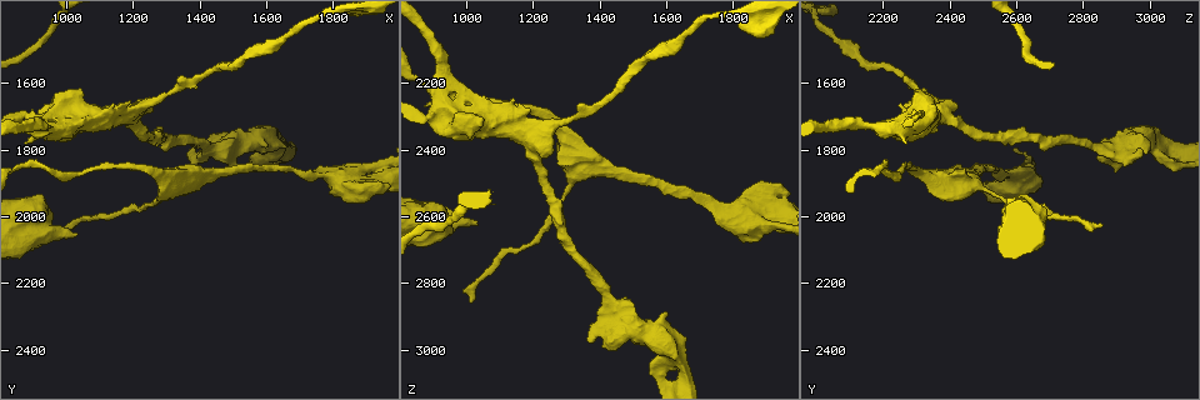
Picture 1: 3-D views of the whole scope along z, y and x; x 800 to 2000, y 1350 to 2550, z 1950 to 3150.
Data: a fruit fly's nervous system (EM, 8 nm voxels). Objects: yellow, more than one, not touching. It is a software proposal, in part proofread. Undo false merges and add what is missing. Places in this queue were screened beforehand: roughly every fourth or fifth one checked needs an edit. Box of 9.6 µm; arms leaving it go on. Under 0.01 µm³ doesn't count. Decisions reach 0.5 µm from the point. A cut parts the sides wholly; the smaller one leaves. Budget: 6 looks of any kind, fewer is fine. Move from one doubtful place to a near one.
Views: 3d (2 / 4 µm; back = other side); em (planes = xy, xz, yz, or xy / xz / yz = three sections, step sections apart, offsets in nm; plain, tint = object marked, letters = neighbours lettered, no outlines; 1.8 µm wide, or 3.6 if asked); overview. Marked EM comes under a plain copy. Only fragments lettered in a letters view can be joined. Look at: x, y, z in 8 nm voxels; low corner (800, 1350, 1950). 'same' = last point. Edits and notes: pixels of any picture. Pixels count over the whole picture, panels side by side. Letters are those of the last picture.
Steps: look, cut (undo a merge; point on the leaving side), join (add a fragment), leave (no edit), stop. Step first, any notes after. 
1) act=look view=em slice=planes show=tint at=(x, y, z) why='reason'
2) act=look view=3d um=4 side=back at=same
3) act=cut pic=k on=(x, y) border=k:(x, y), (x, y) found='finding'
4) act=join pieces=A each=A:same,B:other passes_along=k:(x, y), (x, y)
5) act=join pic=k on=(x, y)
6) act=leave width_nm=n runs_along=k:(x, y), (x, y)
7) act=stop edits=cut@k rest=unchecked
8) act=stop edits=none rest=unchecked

act=look view=em slice=yz step=8 show=tint at=(1160, 1700, 2350) why='four arms meet'

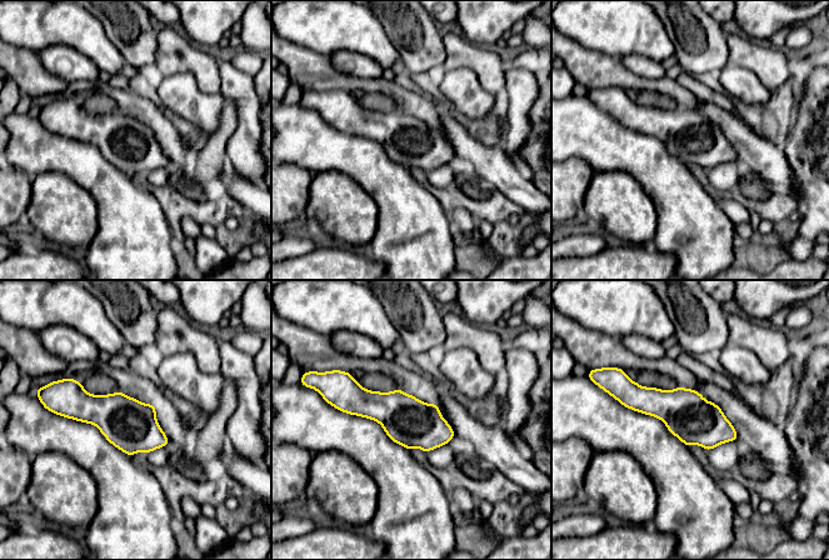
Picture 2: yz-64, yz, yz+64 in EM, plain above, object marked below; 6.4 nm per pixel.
act=look view=em slice=planes show=letters at=same why='another direction'

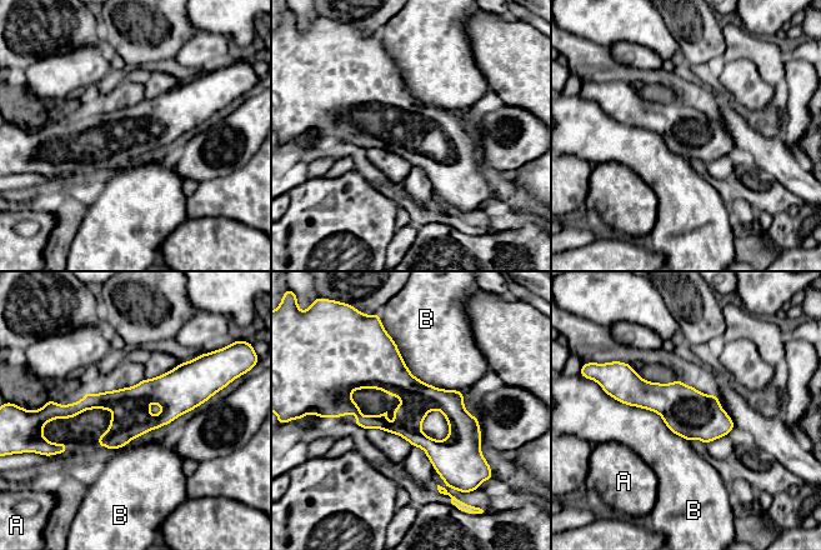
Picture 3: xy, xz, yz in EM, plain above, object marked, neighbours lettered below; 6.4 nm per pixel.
act=leave each=A:other,B:other runs_along=3:(204, 393), (56, 406) found='continuous, no second neuron'

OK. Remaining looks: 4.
act=look view=em slice=xz step=8 show=letters at=(1030, 2050, 2620)

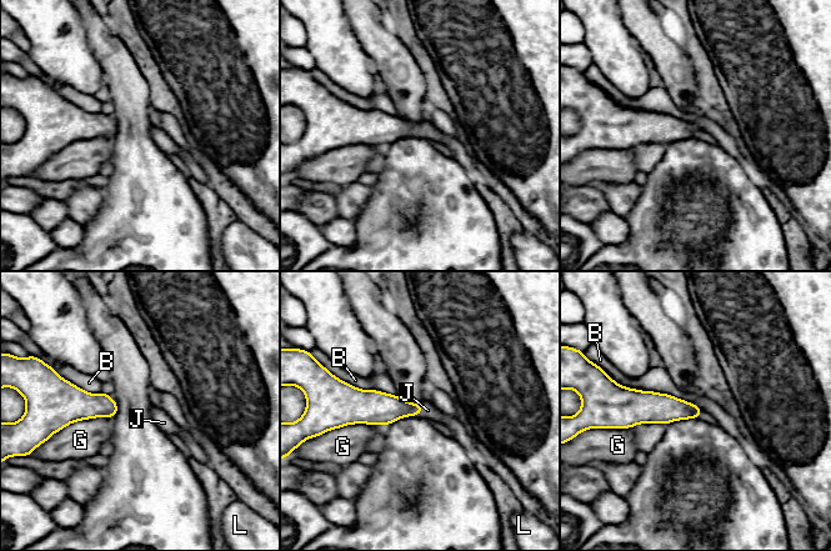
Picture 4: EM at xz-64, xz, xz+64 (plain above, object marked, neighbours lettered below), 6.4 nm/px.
act=look view=em slice=xy step=8 show=letters at=same

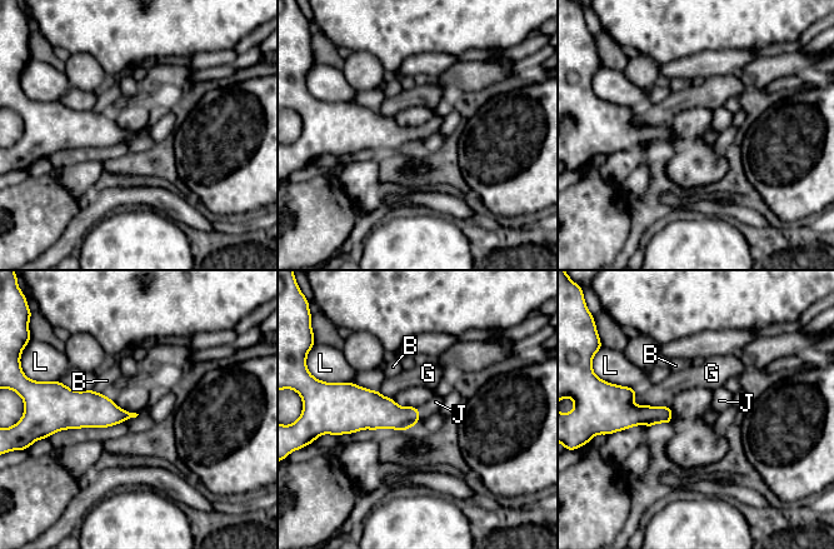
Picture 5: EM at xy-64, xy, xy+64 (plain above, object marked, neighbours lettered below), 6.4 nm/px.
act=join pieces=J longest_contact=G:240nm each=B:other,G:other,J:same,L:other passes_along=5:(379, 412), (418, 414), (435, 402) found='the neuron continues'

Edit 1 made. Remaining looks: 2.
act=stop edits=join@5 rest=unchecked

